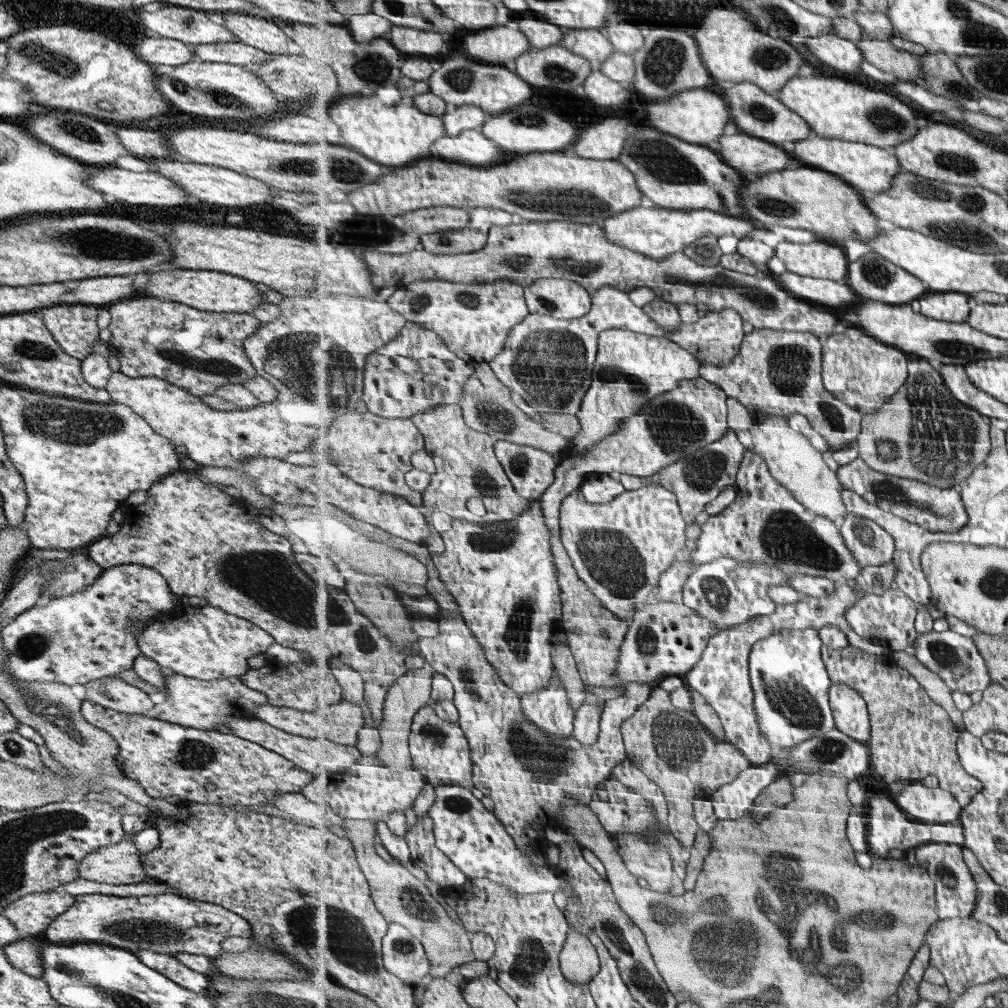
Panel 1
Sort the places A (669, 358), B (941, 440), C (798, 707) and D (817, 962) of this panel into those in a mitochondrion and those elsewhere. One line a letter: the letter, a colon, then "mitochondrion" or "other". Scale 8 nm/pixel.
A: other
B: mitochondrion
C: mitochondrion
D: mitochondrion

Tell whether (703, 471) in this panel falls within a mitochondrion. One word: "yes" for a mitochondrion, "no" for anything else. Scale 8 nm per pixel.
yes

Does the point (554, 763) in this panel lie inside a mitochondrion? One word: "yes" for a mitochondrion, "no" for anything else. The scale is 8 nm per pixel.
yes

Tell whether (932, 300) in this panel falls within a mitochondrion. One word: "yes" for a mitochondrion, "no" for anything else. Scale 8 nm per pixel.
no

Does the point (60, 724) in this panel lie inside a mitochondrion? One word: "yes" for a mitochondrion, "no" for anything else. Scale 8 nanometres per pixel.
yes

